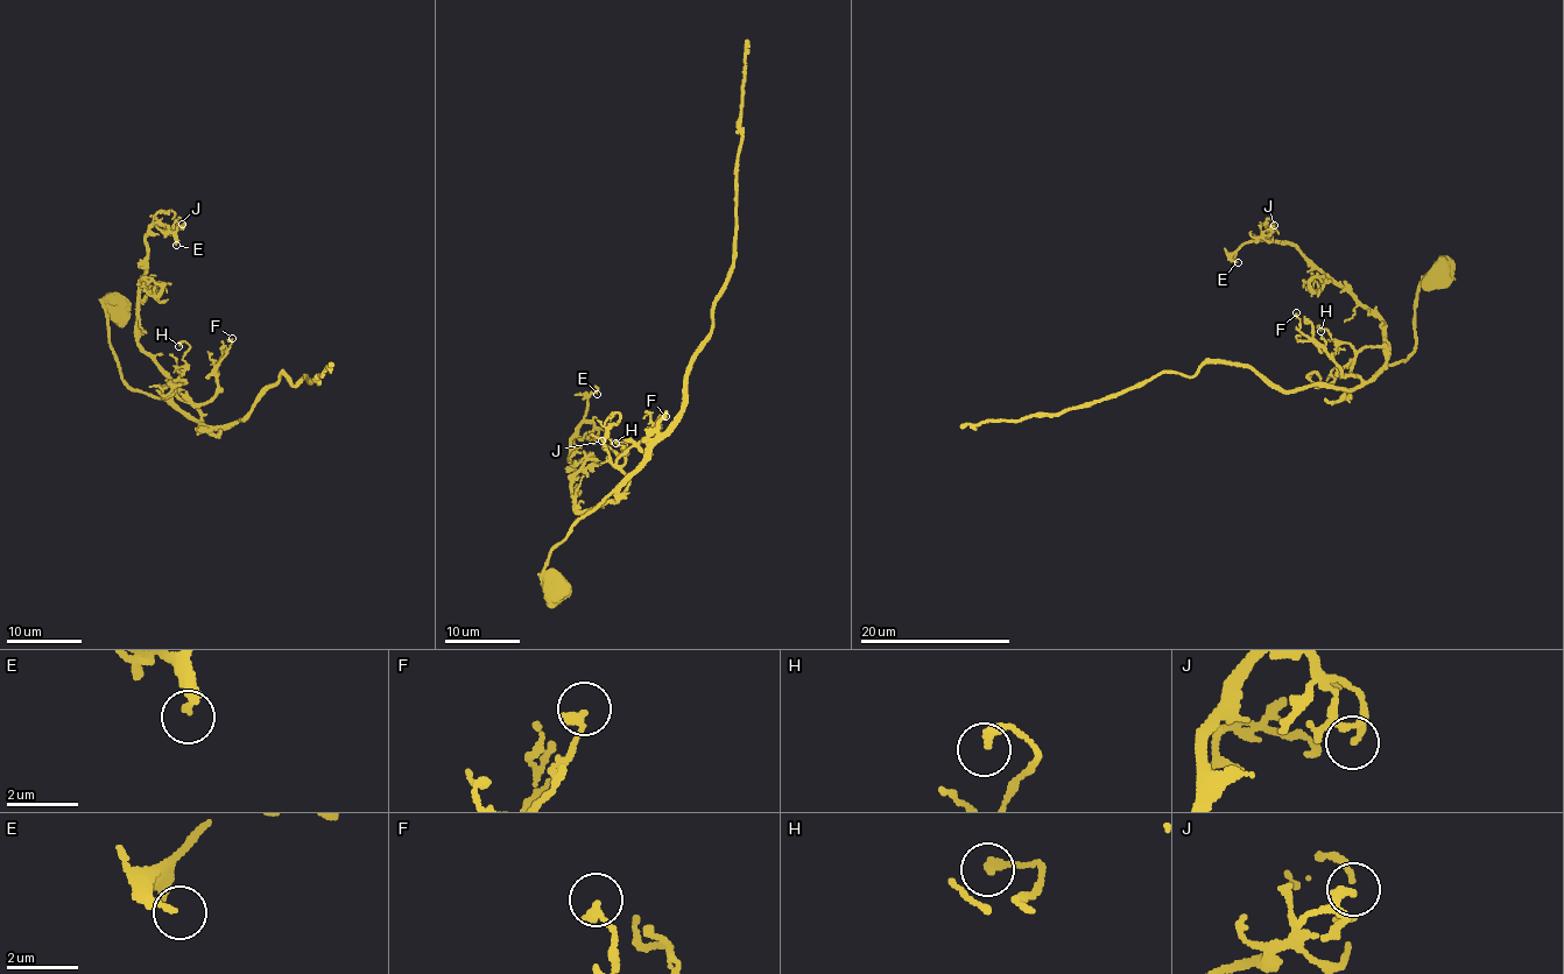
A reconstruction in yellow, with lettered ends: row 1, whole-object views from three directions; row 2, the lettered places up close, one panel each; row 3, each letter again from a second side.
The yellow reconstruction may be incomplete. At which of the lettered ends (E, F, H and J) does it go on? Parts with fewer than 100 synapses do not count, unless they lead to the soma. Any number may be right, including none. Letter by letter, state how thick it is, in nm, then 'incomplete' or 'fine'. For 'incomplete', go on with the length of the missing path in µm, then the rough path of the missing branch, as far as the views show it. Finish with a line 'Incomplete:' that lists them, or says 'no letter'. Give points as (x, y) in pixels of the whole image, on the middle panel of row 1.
E: 200 nm thick; fine
F: 240 nm thick; fine
H: 200 nm thick; fine
J: 160 nm thick; fine
Incomplete: no letter

